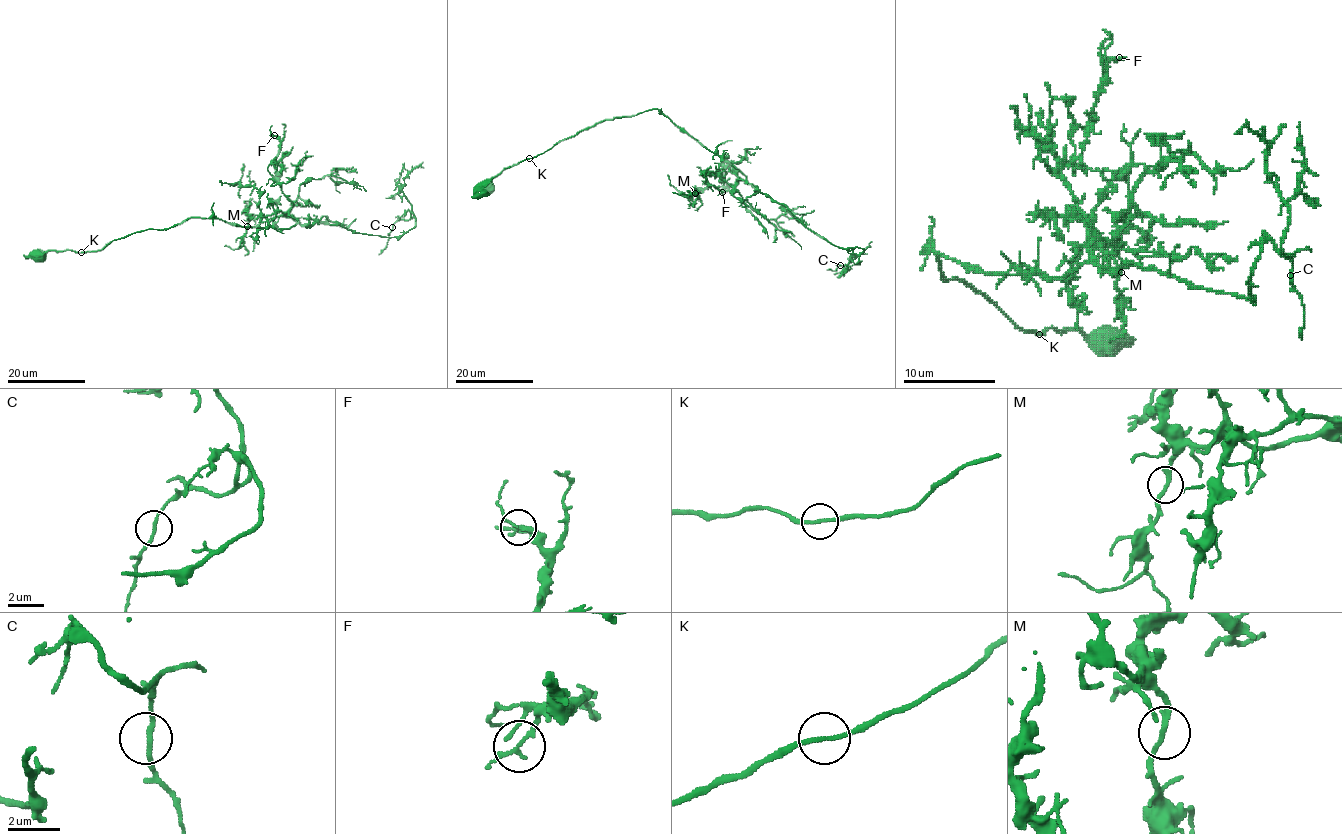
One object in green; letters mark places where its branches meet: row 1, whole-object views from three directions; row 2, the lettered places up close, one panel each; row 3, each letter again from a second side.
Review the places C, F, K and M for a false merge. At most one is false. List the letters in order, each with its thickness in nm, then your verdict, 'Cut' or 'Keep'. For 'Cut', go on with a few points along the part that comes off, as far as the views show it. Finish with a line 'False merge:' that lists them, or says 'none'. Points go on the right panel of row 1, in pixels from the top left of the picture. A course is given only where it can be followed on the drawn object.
C: Thickness 160 nm. Keep
F: Thickness 170 nm. Keep
K: Thickness 170 nm. Keep
M: Thickness 190 nm. Keep
False merge: none

